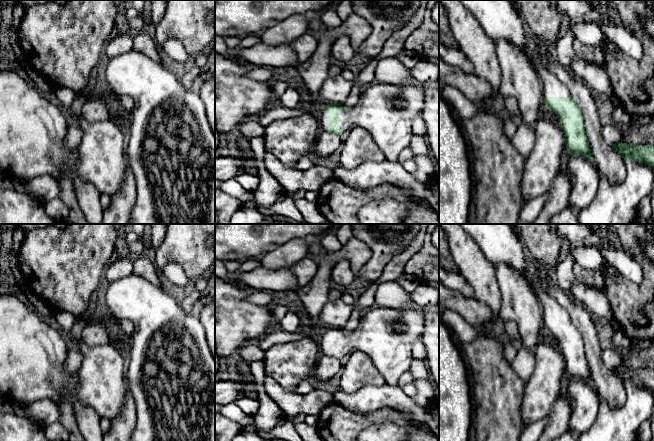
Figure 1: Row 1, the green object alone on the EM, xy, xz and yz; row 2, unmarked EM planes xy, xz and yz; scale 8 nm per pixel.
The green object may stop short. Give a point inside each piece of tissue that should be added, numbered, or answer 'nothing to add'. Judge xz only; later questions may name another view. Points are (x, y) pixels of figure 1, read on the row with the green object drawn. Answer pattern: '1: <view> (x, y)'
1: xz (385, 111)

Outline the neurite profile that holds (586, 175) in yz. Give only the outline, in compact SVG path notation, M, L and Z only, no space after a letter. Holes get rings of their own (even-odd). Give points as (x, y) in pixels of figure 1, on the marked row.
M569 154L568 170L574 181L566 209L584 209L596 196L599 188L600 171L592 159Z

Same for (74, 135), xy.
M70 125L65 138L65 147L69 150L75 149L80 144L83 137L83 130L81 126Z

